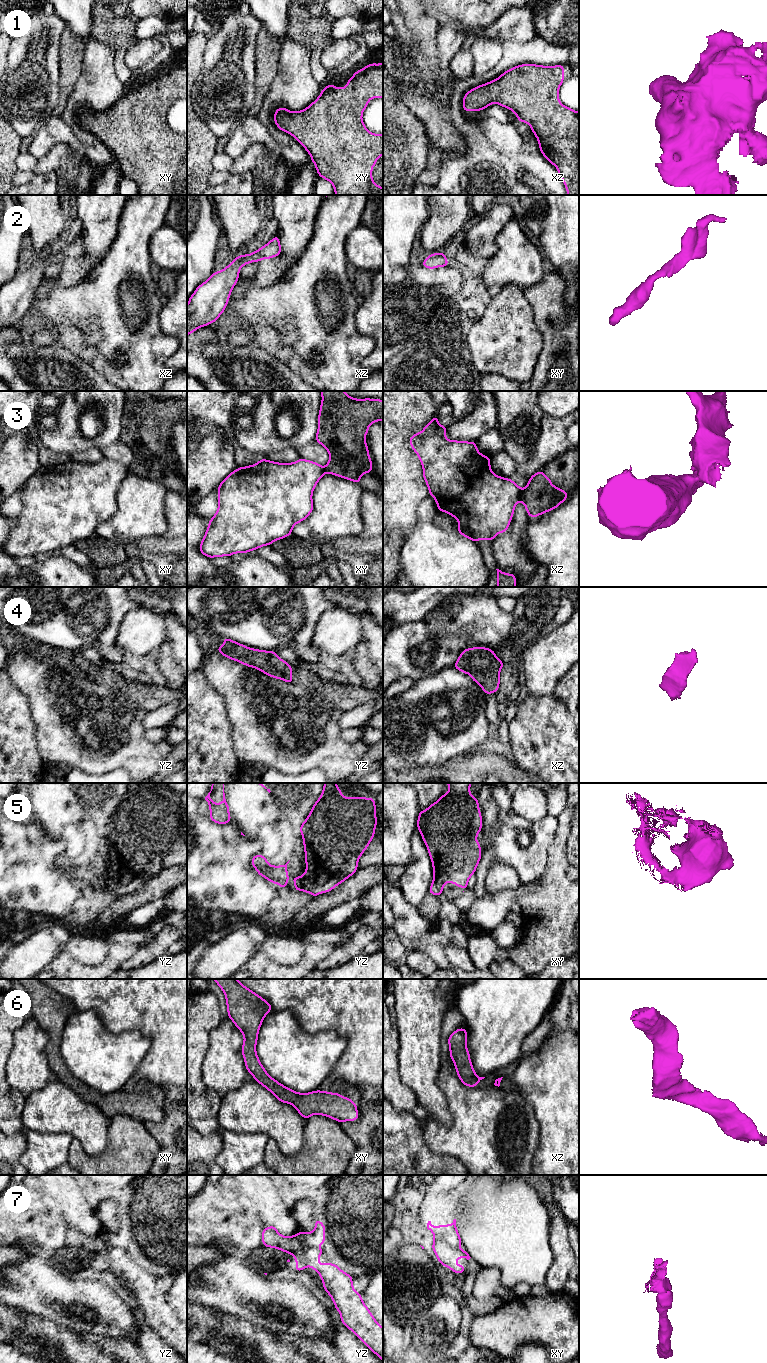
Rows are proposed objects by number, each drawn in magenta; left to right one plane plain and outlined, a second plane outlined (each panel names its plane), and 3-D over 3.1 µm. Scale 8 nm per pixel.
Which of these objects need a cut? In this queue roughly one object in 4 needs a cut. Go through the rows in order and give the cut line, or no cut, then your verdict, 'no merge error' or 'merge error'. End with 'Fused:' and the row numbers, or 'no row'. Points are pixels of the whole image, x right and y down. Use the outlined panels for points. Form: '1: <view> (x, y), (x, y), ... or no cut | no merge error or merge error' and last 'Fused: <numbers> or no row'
1: no cut | no merge error
2: no cut | no merge error
3: xz (522, 490), (521, 499) | merge error
4: no cut | no merge error
5: no cut | no merge error
6: no cut | no merge error
7: no cut | no merge error
Fused: 3

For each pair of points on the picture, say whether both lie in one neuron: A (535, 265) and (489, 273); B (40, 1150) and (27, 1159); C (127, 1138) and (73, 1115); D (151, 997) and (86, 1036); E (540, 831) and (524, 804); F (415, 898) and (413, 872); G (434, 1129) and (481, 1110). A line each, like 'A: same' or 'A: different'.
A: same
B: same
C: different
D: different
E: different
F: same
G: same

